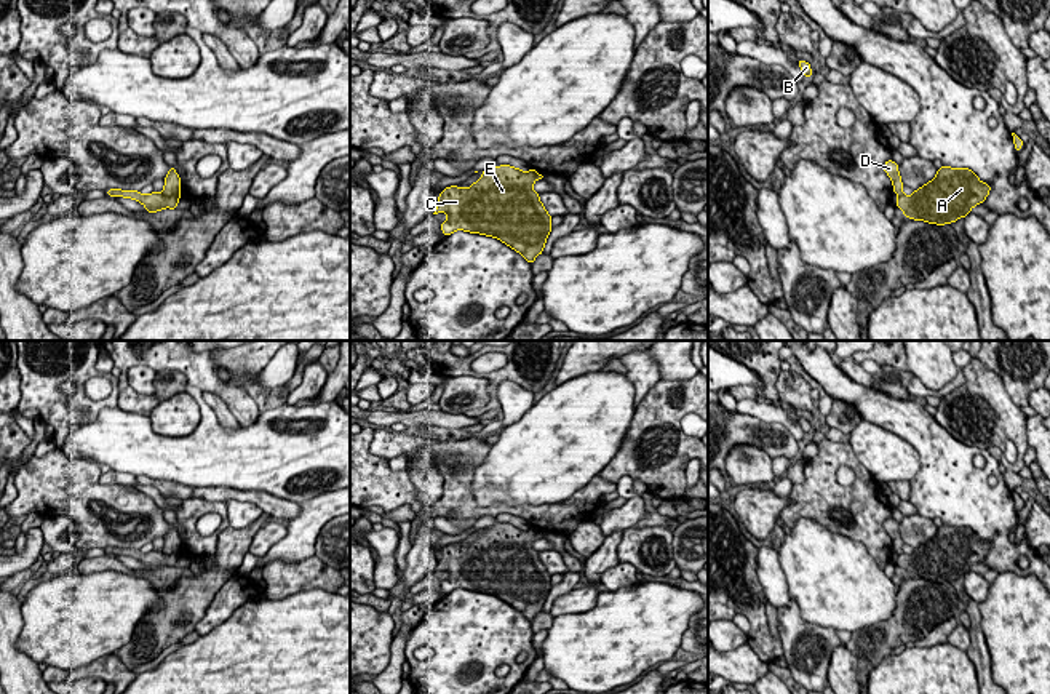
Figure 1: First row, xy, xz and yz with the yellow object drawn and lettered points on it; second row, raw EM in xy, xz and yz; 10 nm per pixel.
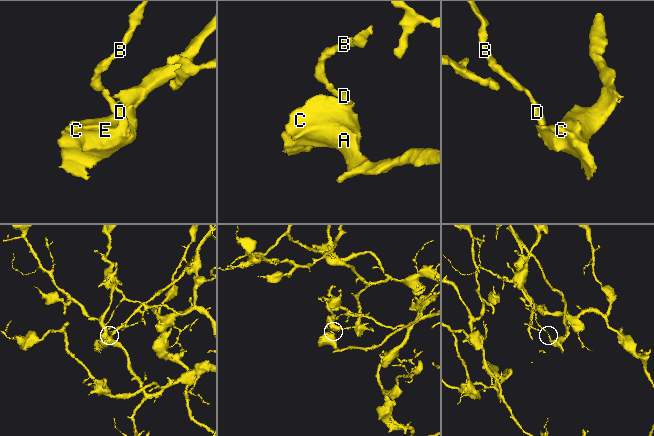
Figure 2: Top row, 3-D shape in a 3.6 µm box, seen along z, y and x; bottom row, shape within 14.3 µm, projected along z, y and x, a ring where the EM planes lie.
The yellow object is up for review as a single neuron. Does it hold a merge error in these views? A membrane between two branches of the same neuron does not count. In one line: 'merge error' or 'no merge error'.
merge error

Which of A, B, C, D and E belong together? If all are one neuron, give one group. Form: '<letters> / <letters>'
A C E / B D

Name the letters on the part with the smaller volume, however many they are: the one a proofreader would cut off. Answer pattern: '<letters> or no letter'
A, C, E

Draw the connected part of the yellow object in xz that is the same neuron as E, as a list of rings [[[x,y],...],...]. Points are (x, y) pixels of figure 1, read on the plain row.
[[[510,523],[494,524],[481,531],[483,536],[468,547],[451,544],[438,555],[438,564],[433,572],[447,572],[447,577],[441,582],[443,592],[447,595],[455,588],[465,588],[494,595],[532,622],[542,612],[551,590],[551,574],[542,563],[539,552],[532,547],[532,542],[543,534],[532,526],[524,531]]]

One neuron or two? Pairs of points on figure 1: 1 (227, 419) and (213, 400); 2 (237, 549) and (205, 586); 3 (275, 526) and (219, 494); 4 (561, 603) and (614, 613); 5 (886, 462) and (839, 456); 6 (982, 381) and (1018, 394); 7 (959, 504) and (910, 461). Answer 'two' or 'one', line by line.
1: one
2: one
3: two
4: one
5: two
6: two
7: two

